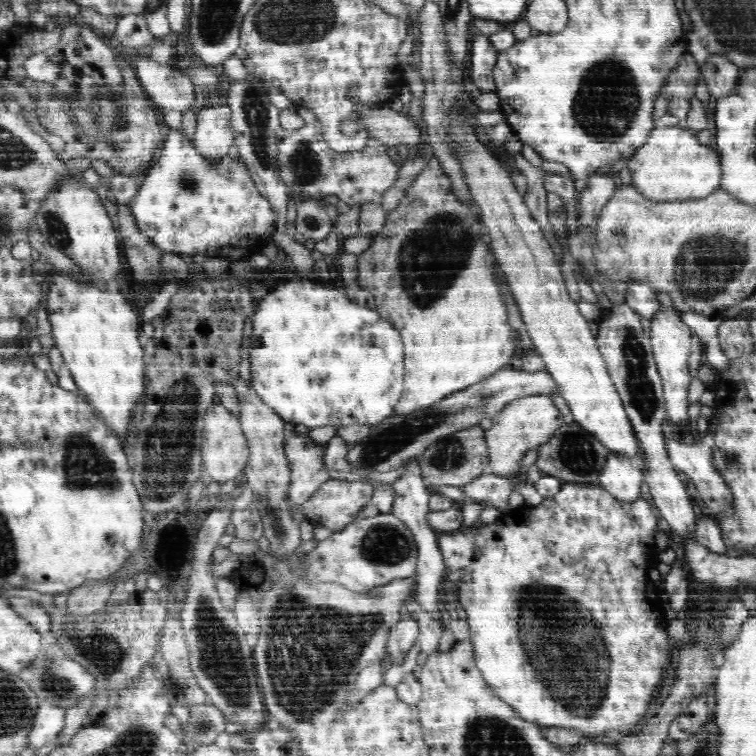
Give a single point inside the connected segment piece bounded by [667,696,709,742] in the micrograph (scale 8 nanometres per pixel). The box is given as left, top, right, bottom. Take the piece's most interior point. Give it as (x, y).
(691, 721)

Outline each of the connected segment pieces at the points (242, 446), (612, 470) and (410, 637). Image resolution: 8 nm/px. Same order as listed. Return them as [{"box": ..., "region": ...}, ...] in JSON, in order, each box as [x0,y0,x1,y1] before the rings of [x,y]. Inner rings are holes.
[{"box":[202,401,249,483],"region":[[[219,401],[205,414],[202,431],[202,456],[204,456],[204,475],[209,481],[226,483],[239,478],[249,460],[248,442],[239,418]]]},{"box":[599,452,644,503],"region":[[[610,452],[602,472],[600,472],[599,485],[624,503],[631,503],[641,496],[641,484],[644,474],[636,469],[630,461],[618,457]]]},{"box":[385,614,418,664],"region":[[[410,614],[392,625],[385,647],[391,656],[392,664],[403,660],[410,648],[416,644],[418,635],[418,623]]]}]

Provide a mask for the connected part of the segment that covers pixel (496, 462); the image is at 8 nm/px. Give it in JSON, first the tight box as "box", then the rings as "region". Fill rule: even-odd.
{"box":[485,395,563,480],"region":[[[527,395],[507,404],[485,432],[490,472],[507,480],[510,476],[517,478],[516,474],[520,473],[522,458],[526,453],[544,444],[563,424],[562,414],[547,395]]]}

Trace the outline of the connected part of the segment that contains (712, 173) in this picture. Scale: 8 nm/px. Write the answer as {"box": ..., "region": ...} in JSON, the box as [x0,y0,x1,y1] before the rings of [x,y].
{"box":[628,124,722,202],"region":[[[683,124],[668,127],[656,125],[646,142],[638,148],[628,162],[631,184],[650,201],[674,202],[704,198],[720,188],[722,167],[716,150],[700,144],[697,135]]]}

